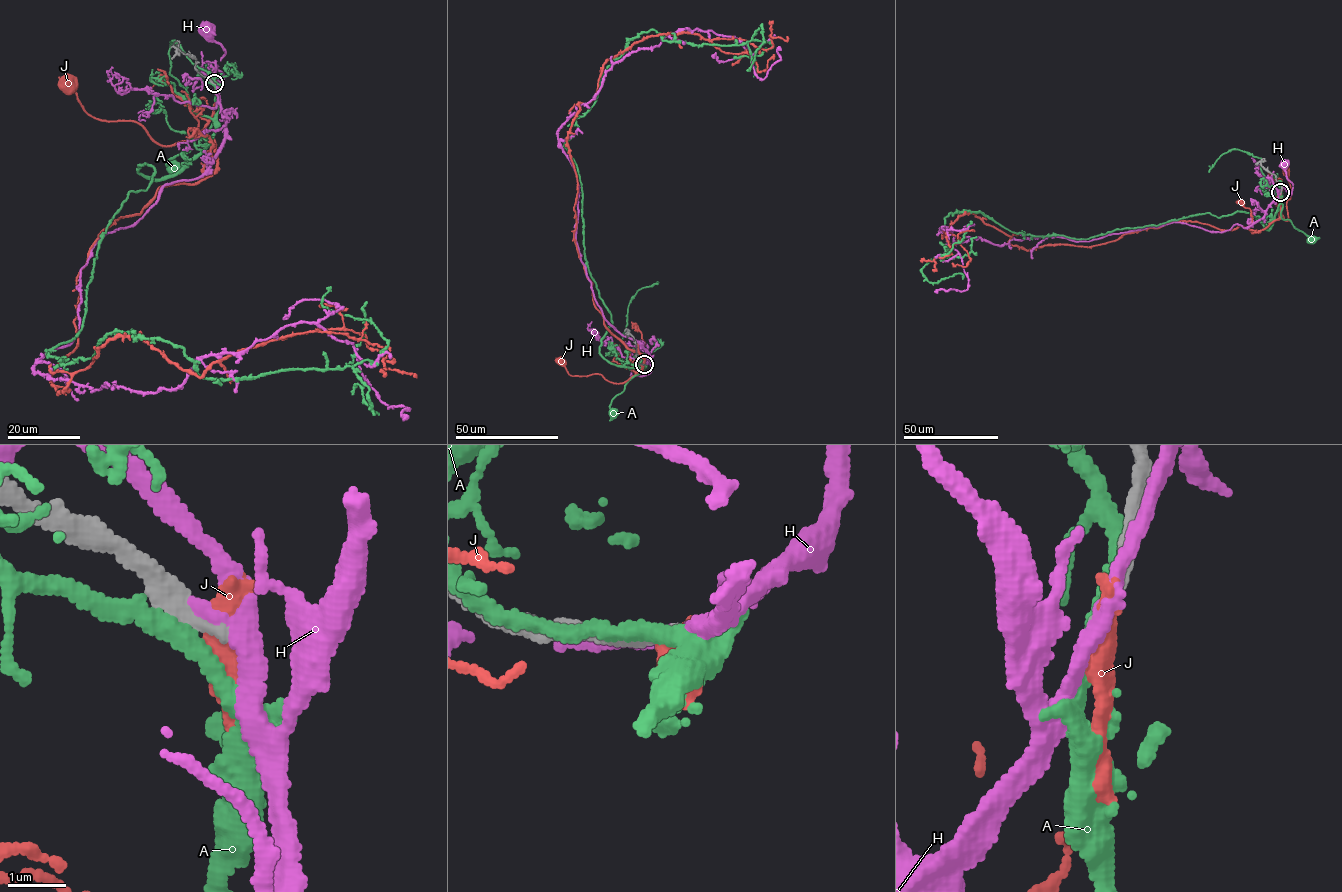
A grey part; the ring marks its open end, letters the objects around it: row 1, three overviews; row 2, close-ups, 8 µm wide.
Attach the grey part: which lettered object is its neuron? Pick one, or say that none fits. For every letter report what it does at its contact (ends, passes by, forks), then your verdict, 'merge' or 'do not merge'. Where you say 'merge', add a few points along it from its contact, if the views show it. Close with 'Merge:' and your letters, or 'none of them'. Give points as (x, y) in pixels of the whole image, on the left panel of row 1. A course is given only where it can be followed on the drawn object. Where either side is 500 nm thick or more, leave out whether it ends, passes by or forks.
A: it passes by; do not merge
H: it passes by; merge; it runs (214, 83), (204, 71), (193, 88), (211, 79), (225, 55), (225, 49), (212, 39), (209, 30)
J: it ends there; do not merge
Merge: H

